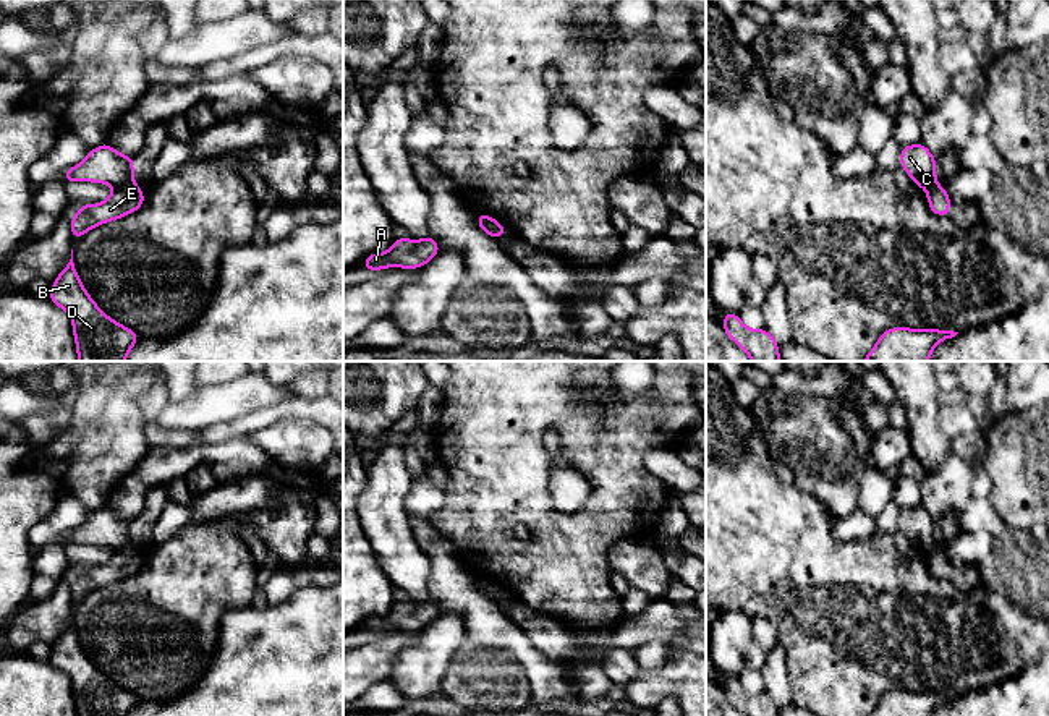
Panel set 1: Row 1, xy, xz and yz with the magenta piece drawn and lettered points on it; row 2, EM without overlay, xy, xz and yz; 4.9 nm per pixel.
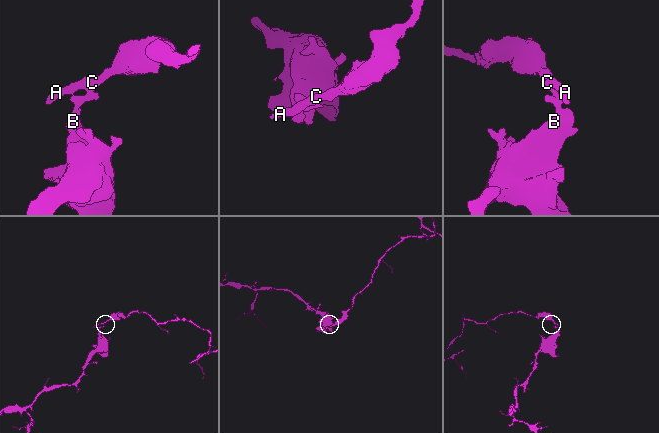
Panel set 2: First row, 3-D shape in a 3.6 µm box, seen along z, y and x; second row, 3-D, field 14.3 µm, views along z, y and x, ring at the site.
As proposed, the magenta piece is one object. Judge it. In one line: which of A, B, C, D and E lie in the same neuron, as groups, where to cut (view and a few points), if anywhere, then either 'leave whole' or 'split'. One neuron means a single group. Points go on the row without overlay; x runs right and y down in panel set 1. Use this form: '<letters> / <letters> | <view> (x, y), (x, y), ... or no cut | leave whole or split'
A C / B D E | xy (136, 549), (117, 553) | split

